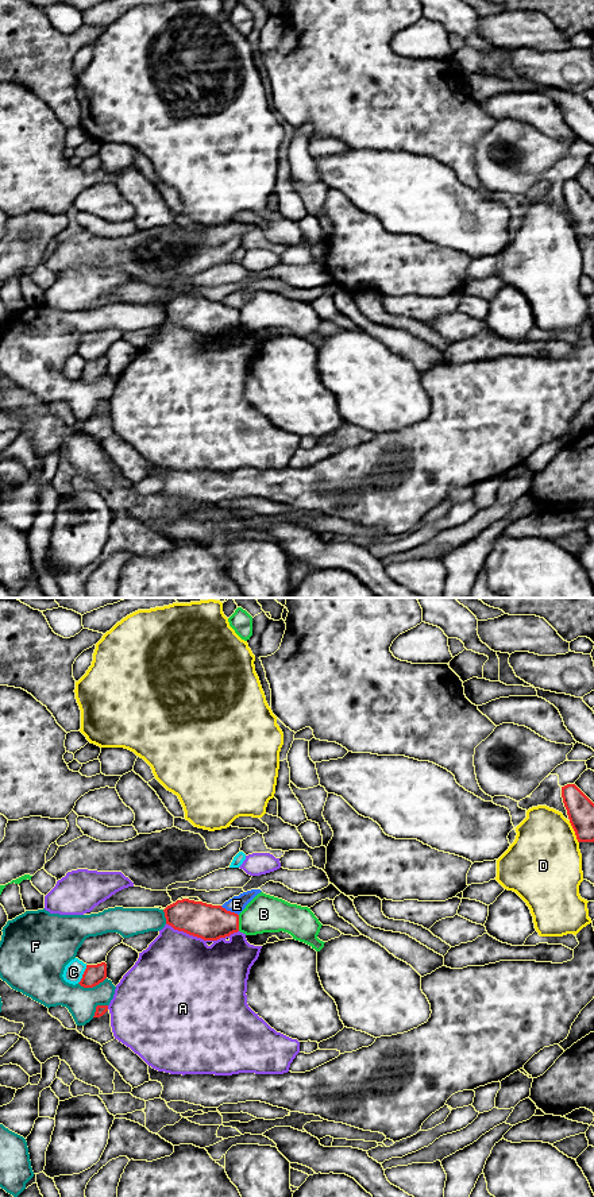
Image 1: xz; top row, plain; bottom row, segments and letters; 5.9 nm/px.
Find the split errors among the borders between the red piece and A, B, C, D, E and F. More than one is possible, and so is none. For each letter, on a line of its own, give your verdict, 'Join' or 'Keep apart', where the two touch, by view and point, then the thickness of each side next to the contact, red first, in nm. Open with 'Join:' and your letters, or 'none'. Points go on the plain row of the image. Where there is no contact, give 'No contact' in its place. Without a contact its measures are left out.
Join: none
A: Keep apart. Touches red at xz (203, 333). Thickness 220 nm (red) against 480 nm
B: Keep apart. Touches red at xz (238, 319). Thickness 220 nm (red) against 220 nm
C: Keep apart. Touches red at xz (83, 370). Thickness 120 nm (red) against 120 nm
D: Keep apart. Touches red at xz (574, 226). Thickness 160 nm (red) against 440 nm
E: Keep apart. Touches red at xz (230, 307). Thickness 220 nm (red) against 100 nm
F: Keep apart. Touches red at xz (92, 382). Thickness 120 nm (red) against 200 nm

